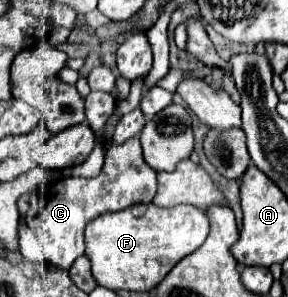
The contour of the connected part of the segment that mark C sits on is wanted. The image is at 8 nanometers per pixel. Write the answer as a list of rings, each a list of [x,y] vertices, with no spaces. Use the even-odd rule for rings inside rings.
[[[133,137],[121,145],[111,143],[105,155],[103,171],[93,179],[83,177],[67,177],[51,187],[47,187],[45,195],[39,199],[37,195],[37,209],[31,217],[27,217],[27,225],[35,231],[39,245],[43,245],[45,259],[59,267],[69,269],[73,261],[83,255],[83,229],[85,225],[107,213],[107,211],[121,211],[137,203],[149,203],[157,189],[157,173],[149,169],[141,155],[139,137]]]

